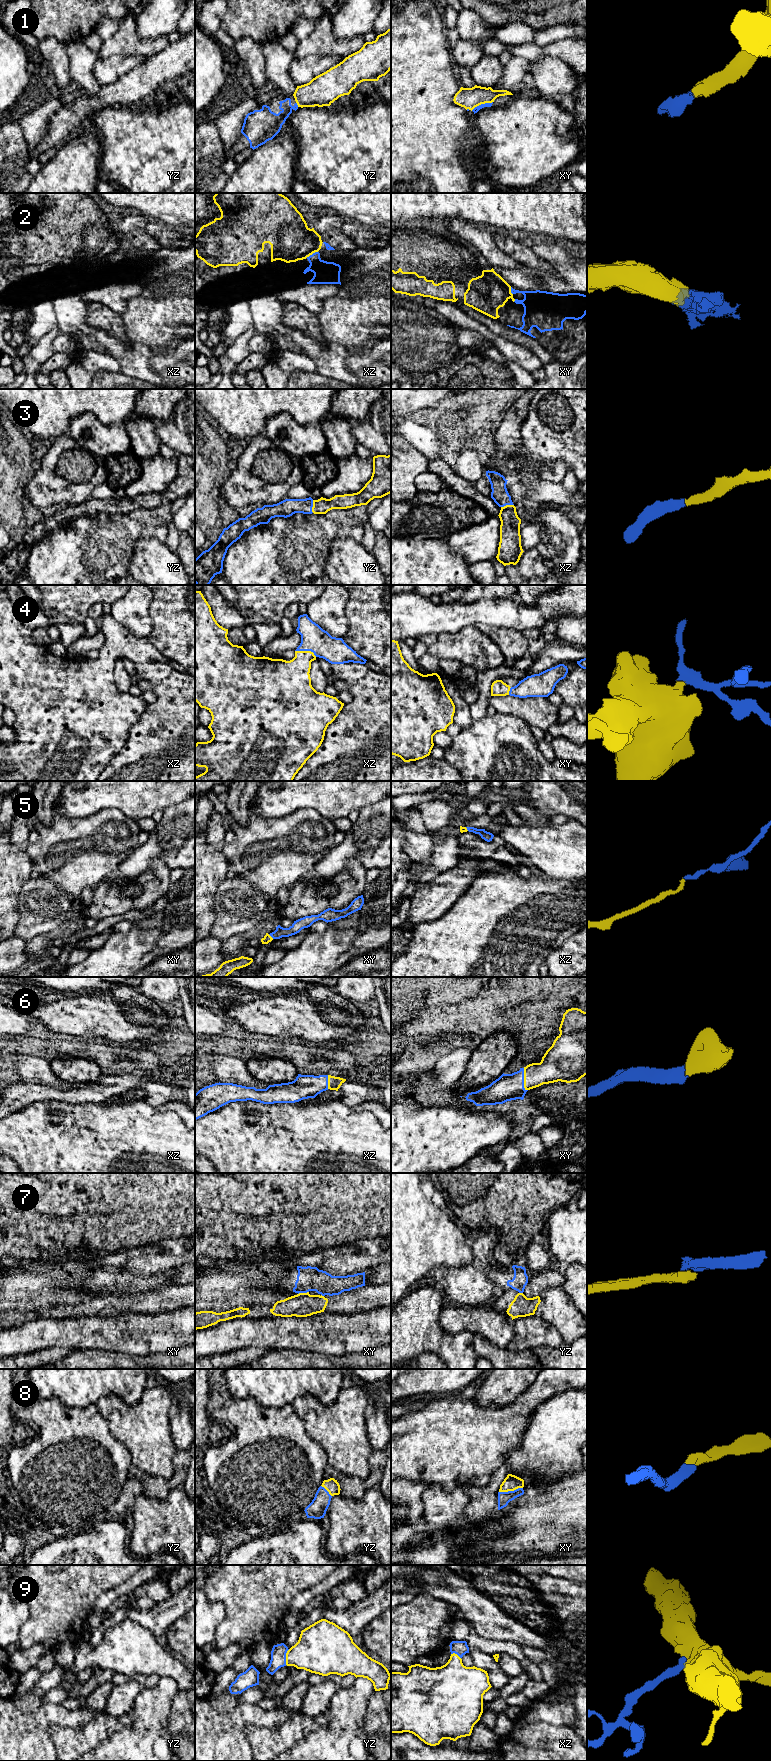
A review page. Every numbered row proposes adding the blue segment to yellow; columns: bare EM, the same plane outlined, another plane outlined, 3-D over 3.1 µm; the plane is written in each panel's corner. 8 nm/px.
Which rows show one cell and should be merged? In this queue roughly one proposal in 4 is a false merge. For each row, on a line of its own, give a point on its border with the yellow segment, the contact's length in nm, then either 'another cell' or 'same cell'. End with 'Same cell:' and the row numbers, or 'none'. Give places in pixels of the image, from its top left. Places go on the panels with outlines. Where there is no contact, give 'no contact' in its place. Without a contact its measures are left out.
1: xy (481, 103) | 190 nm | same cell
2: xz (311, 254) | 110 nm | same cell
3: yz (313, 506) | 100 nm | same cell
4: xz (306, 651) | 180 nm | same cell
5: xy (270, 936) | 60 nm | same cell
6: xy (524, 1079) | 190 nm | same cell
7: xy (303, 1293) | 90 nm | another cell
8: xy (510, 1490) | 200 nm | same cell
9: yz (286, 1657) | 130 nm | same cell
Same cell: 1, 2, 3, 4, 5, 6, 8, 9

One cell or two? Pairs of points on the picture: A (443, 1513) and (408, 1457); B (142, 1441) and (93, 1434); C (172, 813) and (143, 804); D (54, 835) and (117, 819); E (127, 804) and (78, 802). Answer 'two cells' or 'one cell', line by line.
A: two cells
B: two cells
C: two cells
D: one cell
E: one cell

